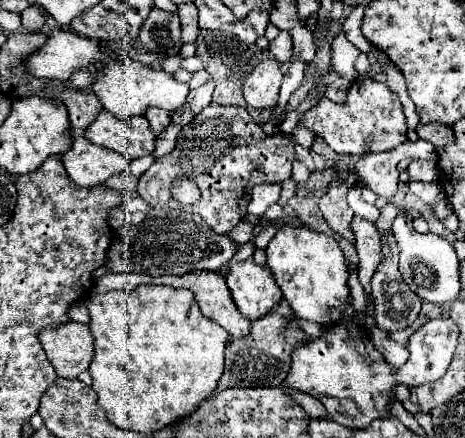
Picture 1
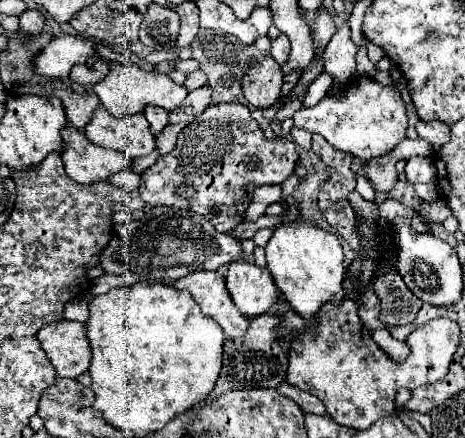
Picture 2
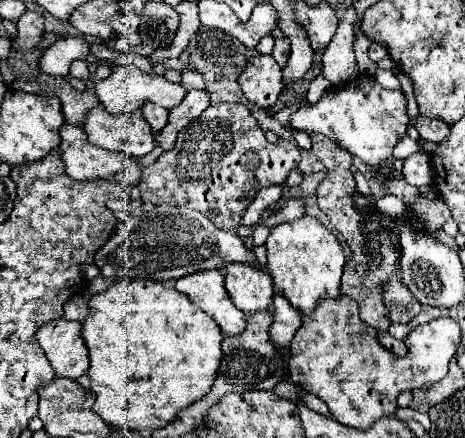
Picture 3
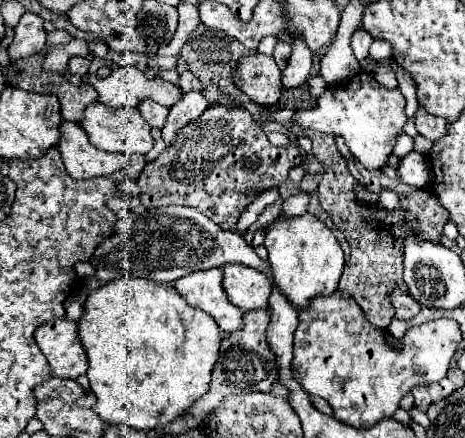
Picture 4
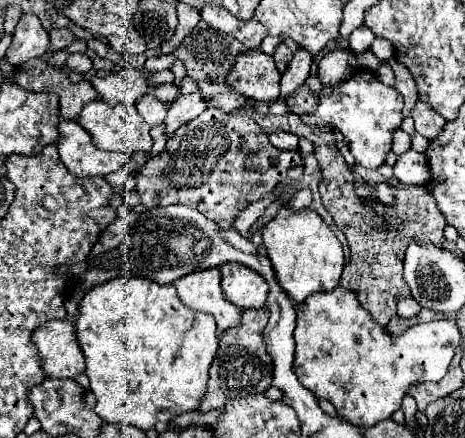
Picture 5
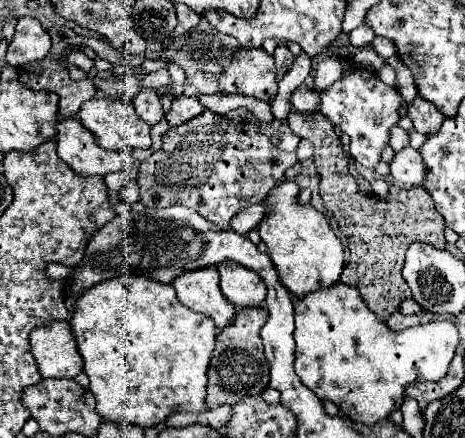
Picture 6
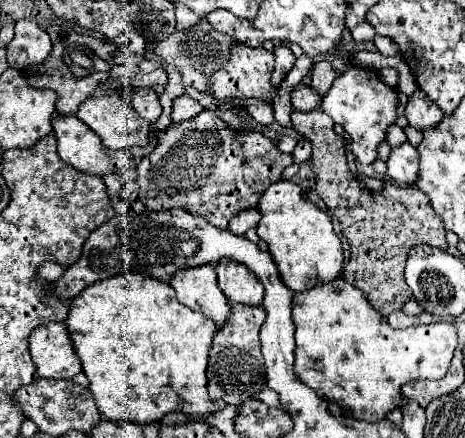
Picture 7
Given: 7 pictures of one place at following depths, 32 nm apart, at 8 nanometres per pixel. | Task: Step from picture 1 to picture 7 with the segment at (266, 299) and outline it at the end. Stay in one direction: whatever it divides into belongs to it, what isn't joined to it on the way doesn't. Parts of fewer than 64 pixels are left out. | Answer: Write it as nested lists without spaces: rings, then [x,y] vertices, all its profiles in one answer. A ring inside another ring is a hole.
[[[224,258],[216,264],[216,272],[218,286],[232,304],[250,304],[250,306],[262,304],[264,286],[258,280],[258,276],[244,264]]]

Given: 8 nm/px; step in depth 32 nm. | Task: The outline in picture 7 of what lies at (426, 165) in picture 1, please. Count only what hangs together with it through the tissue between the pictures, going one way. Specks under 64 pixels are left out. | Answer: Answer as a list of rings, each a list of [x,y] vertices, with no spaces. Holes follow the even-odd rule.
[[[404,142],[400,148],[392,148],[390,160],[388,164],[388,176],[402,184],[402,186],[410,186],[418,180],[418,150],[412,148],[408,142]]]

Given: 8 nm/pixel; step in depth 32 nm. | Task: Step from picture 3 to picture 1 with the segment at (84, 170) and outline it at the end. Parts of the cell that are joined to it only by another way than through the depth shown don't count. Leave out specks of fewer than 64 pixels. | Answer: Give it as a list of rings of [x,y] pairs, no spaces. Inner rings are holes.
[[[82,136],[72,138],[72,148],[60,160],[68,176],[80,186],[104,184],[110,176],[116,176],[130,166],[118,152],[88,144]]]

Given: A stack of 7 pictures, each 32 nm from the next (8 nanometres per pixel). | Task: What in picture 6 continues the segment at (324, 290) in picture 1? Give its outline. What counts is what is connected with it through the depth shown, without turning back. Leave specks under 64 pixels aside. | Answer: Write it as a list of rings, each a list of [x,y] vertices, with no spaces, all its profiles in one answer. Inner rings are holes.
[[[280,182],[276,184],[276,188],[272,188],[272,192],[266,198],[266,210],[268,216],[260,222],[258,234],[264,240],[264,244],[268,246],[268,254],[270,260],[278,272],[280,284],[292,292],[292,296],[296,298],[304,298],[306,294],[314,292],[314,290],[322,290],[322,288],[330,288],[340,280],[342,268],[344,268],[344,248],[340,244],[340,240],[336,238],[336,234],[332,232],[328,220],[314,210],[312,206],[298,206],[296,198],[298,198],[300,188],[294,182]]]

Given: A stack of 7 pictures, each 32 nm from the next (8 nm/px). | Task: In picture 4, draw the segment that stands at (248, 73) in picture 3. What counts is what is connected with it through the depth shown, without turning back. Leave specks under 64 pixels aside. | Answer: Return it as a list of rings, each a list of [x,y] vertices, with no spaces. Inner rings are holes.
[[[254,54],[240,60],[234,82],[252,102],[270,108],[280,98],[281,78],[282,72],[272,56]]]

